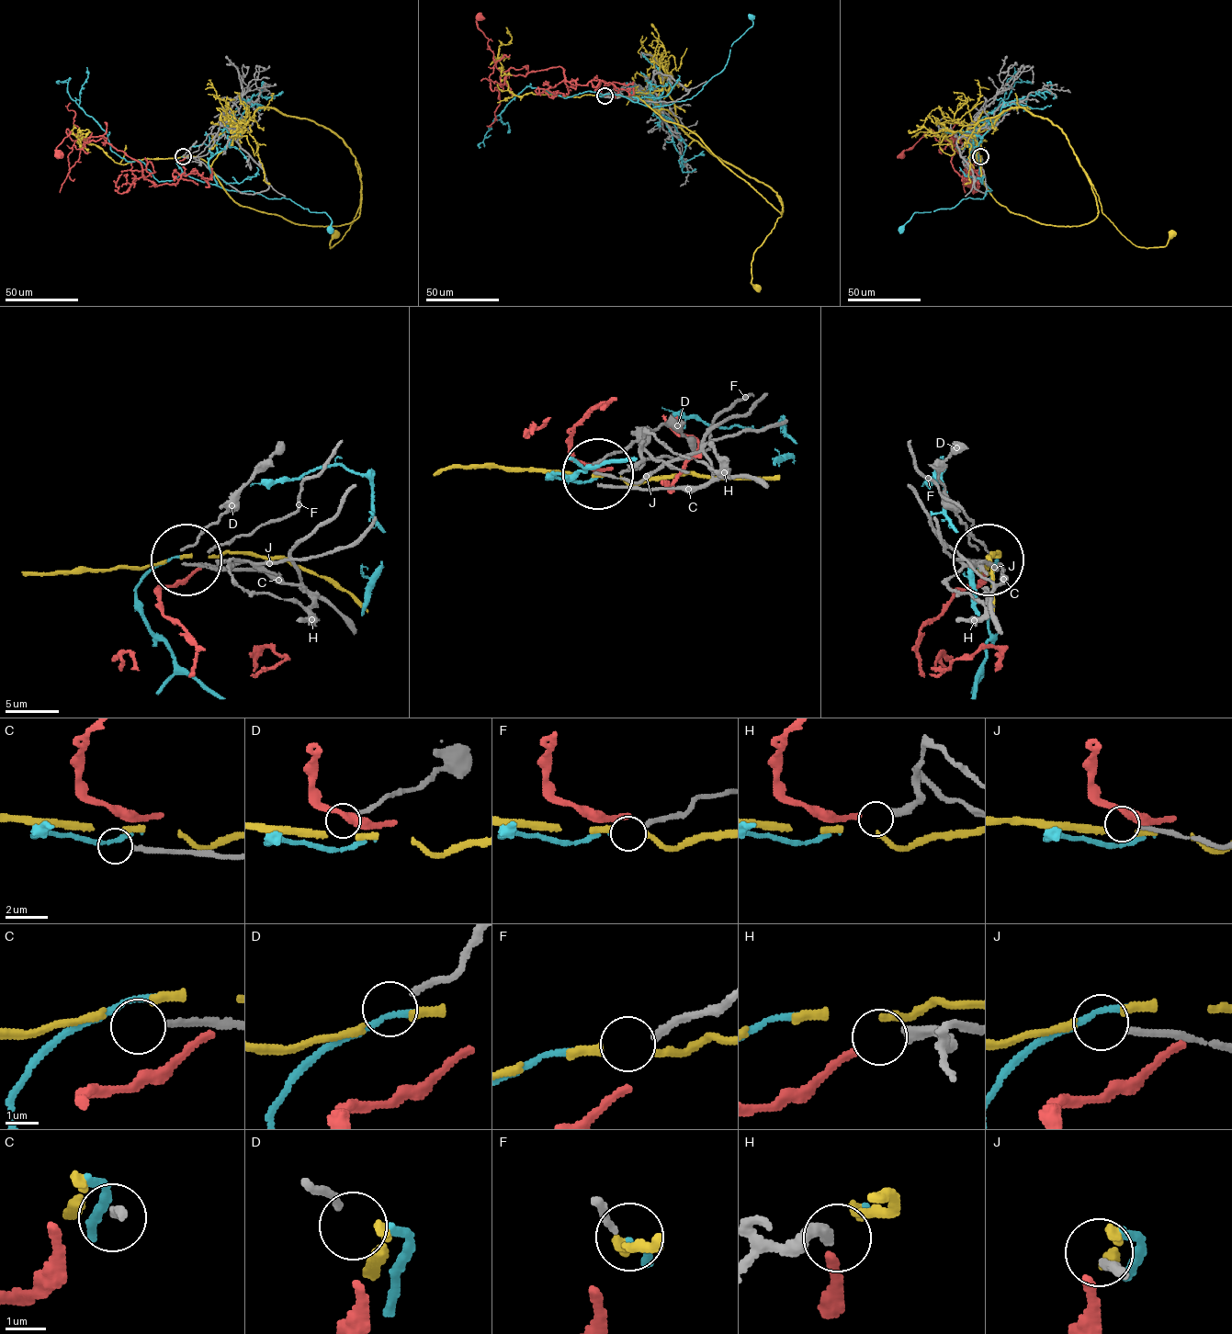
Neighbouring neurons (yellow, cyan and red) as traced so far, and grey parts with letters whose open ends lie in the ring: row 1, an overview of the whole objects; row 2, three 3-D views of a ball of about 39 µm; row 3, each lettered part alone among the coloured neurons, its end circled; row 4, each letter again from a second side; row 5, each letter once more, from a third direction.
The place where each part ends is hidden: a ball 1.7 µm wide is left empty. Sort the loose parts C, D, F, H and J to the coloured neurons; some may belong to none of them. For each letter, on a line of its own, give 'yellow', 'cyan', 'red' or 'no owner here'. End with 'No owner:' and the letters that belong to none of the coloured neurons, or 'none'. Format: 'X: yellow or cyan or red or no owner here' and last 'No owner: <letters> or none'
C: no owner here
D: no owner here
F: cyan
H: red
J: no owner here
No owner: C, D, J

